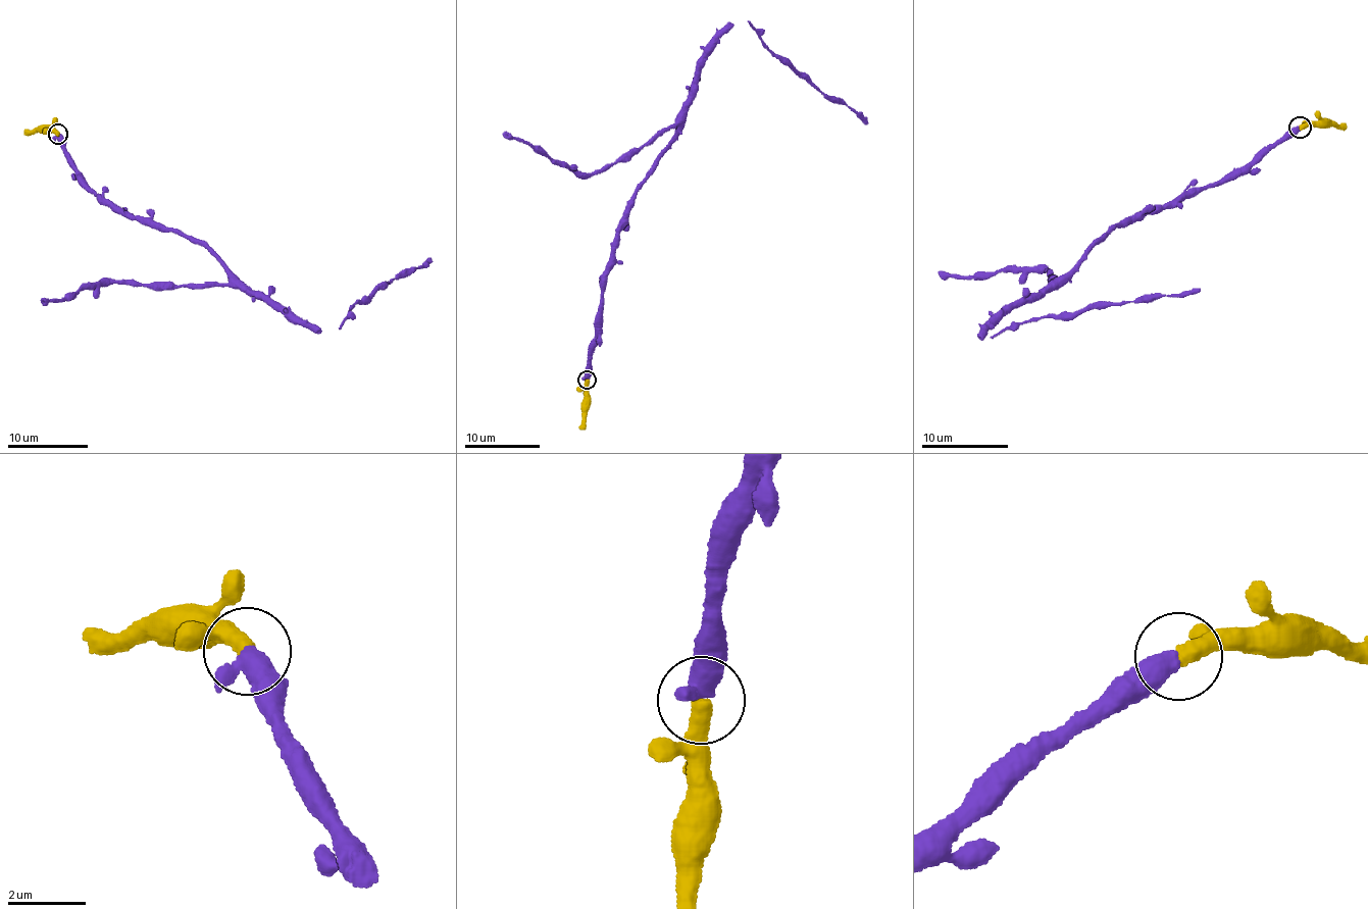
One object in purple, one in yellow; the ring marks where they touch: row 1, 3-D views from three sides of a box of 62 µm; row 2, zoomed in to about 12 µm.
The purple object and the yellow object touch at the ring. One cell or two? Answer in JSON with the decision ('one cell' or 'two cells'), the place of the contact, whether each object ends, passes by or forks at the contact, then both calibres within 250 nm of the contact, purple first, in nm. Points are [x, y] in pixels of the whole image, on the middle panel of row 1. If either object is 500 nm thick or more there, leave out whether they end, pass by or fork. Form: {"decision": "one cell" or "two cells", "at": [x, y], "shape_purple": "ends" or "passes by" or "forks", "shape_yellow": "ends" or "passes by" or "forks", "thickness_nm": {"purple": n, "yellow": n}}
{"decision": "one cell", "at": [587, 380], "shape_purple": "passes by", "shape_yellow": "ends", "thickness_nm": {"purple": 400, "yellow": 440}}

